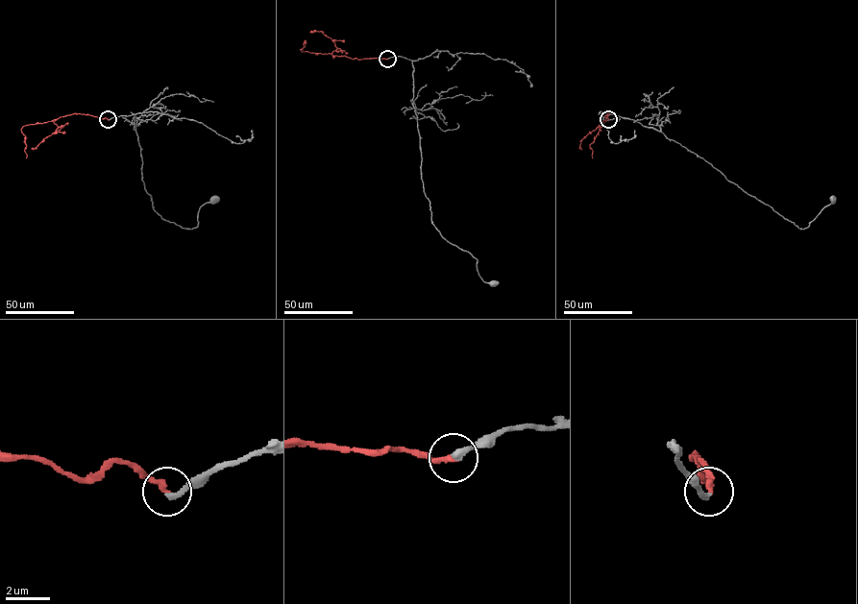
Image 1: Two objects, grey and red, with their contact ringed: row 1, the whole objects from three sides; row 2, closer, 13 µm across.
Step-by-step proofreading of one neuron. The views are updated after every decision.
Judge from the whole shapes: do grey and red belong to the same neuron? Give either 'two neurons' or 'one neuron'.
one neuron

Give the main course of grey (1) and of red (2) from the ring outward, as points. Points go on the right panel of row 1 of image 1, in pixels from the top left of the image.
1: (608, 119), (605, 116), (614, 114), (660, 131), (798, 228), (806, 228), (833, 199)
2: (608, 119), (607, 113), (590, 145), (593, 158)

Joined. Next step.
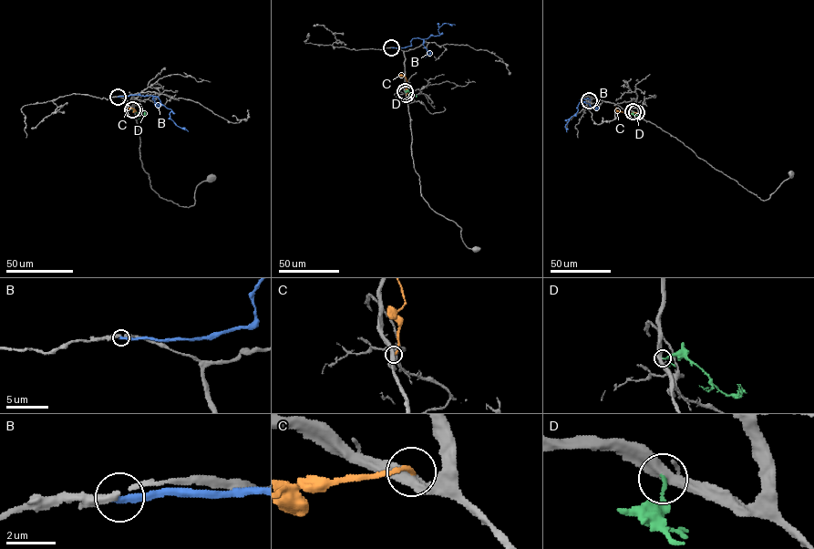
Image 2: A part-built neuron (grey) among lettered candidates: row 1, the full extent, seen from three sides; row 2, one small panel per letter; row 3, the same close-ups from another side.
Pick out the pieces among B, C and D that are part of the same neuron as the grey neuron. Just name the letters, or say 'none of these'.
none of these

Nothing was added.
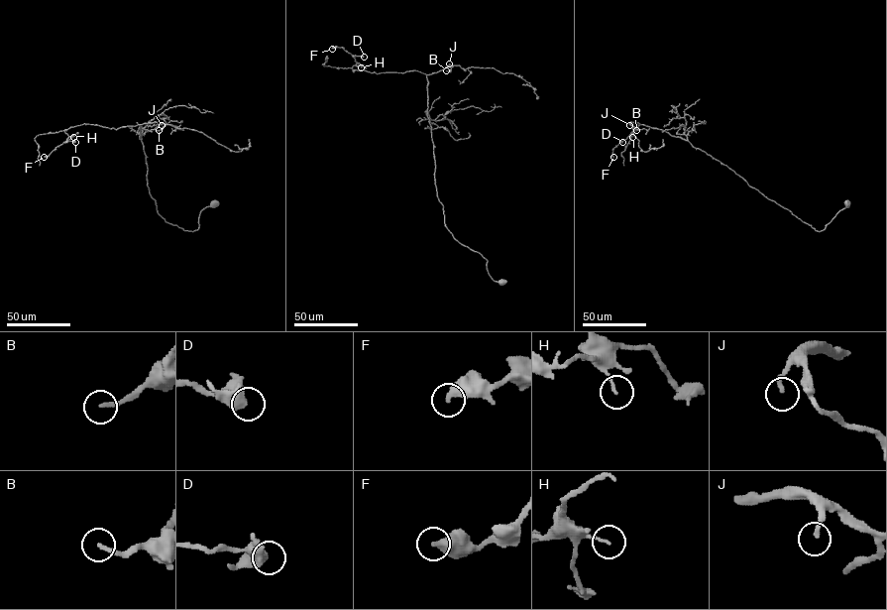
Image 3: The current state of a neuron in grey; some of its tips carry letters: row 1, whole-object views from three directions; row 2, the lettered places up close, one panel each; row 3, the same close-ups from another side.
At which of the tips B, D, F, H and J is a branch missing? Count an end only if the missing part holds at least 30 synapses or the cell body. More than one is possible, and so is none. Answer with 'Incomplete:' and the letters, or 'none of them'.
Incomplete: B, J

